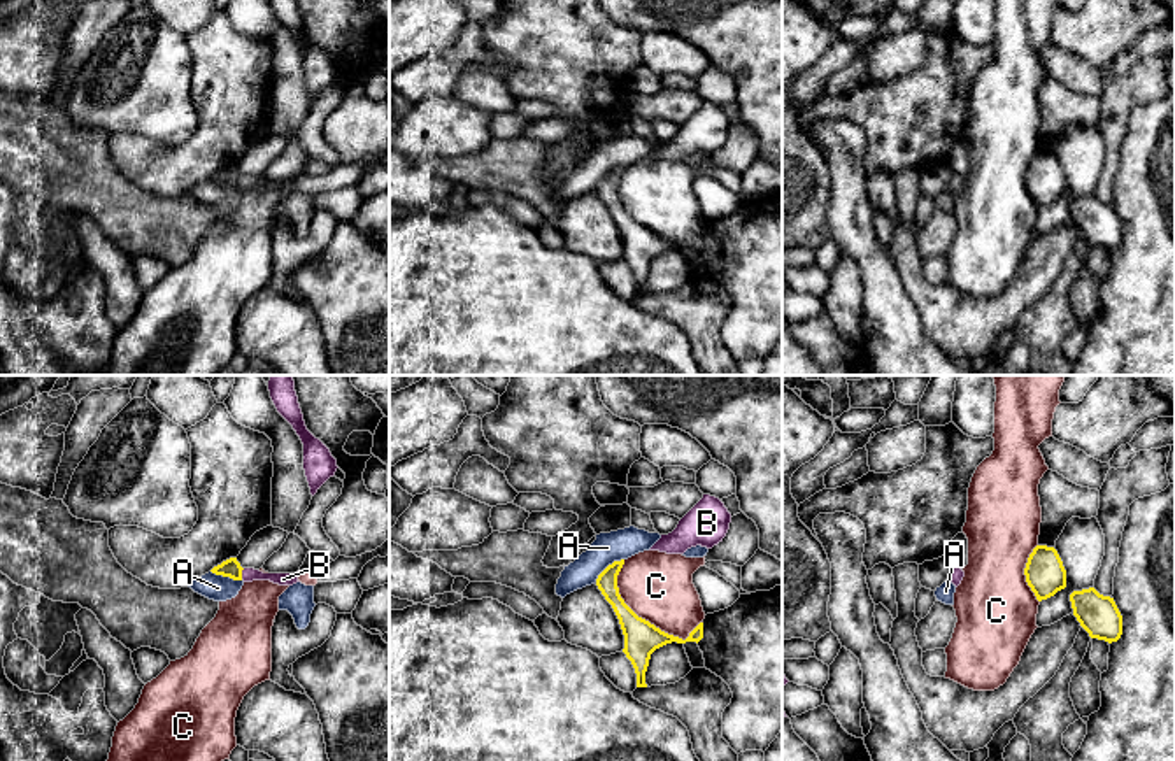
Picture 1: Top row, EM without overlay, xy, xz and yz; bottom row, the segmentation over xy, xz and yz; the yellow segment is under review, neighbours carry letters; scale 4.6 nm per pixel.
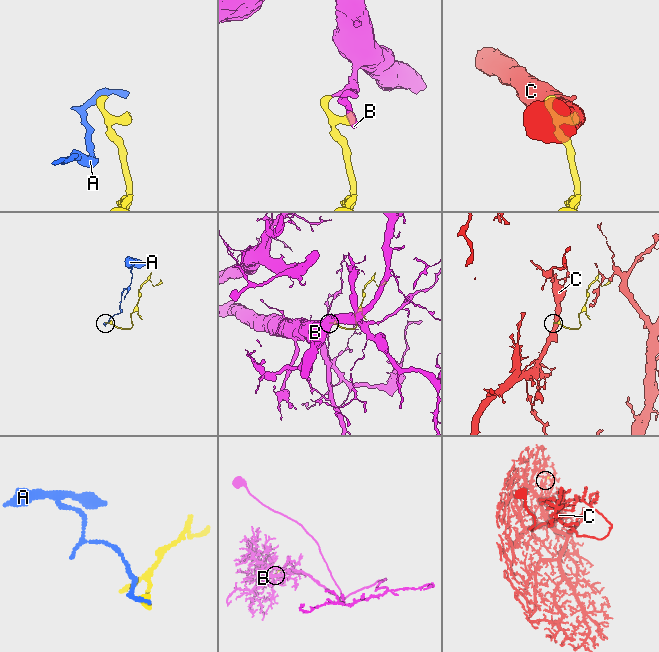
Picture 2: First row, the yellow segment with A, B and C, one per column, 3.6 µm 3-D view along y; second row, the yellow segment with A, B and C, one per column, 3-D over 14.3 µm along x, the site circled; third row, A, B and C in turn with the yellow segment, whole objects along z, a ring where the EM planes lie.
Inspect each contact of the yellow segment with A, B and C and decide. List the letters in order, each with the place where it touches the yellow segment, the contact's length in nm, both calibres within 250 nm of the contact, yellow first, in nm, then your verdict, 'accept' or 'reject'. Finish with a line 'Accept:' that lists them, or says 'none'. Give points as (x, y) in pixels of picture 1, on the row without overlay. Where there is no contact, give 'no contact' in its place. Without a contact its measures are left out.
A: contact xz (607, 174); length 170 nm; calibres 100 and 140 nm; reject
B: contact xy (241, 181); length 60 nm; calibres 90 and 60 nm; accept
C: contact xz (632, 218); length 480 nm; calibres 160 and 320 nm; reject
Accept: B

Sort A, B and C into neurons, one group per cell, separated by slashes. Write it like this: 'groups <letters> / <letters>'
groups A / B / C

